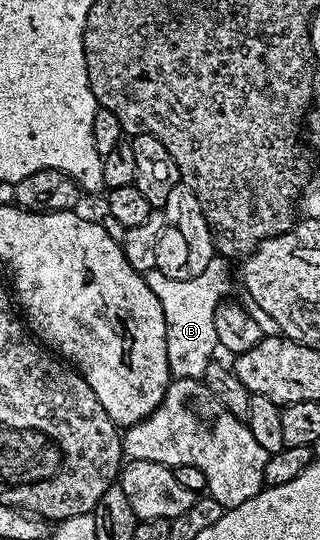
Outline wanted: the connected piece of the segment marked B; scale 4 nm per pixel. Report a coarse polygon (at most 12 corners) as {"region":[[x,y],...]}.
{"region":[[215,254],[191,280],[145,273],[164,310],[171,377],[202,380],[215,359]]}

